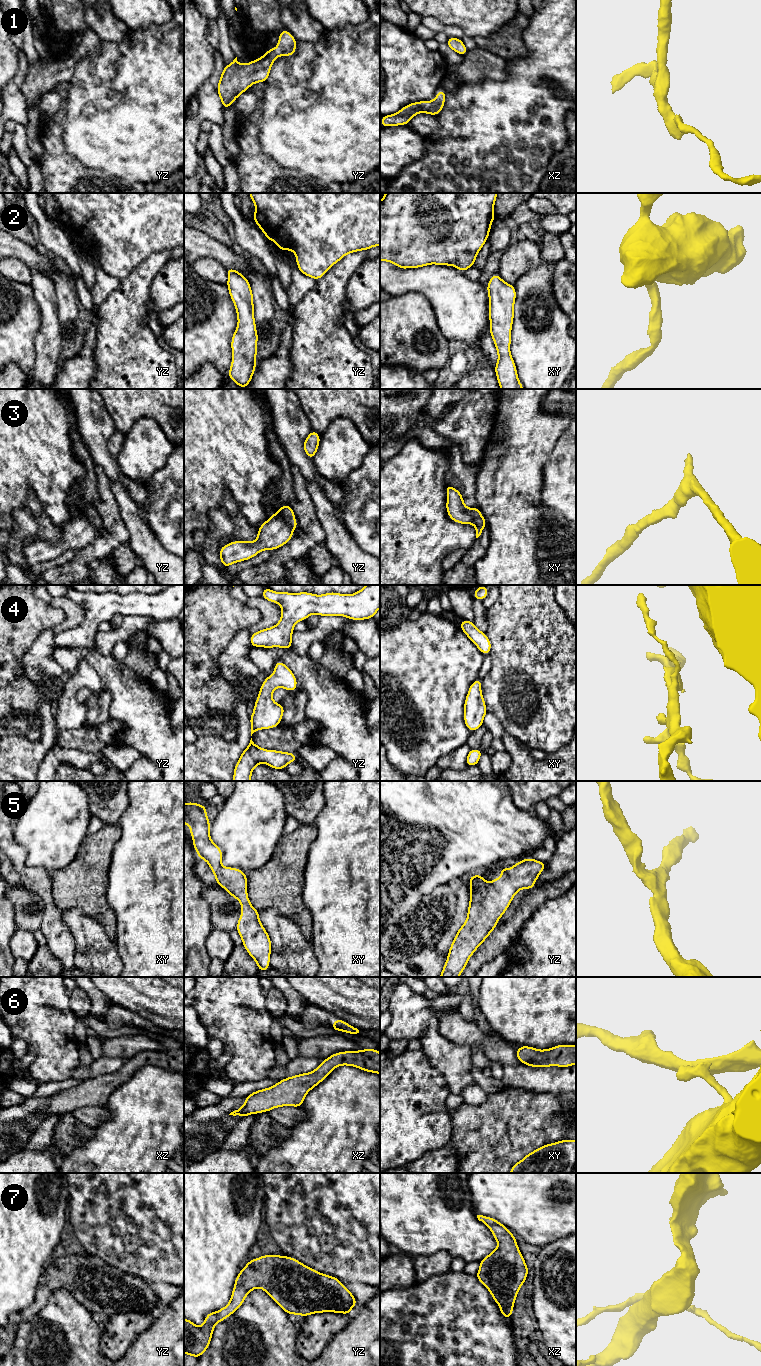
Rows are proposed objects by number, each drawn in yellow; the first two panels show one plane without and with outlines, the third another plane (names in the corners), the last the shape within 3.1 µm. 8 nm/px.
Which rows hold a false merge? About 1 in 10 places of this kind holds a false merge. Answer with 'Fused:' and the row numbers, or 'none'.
Fused: none

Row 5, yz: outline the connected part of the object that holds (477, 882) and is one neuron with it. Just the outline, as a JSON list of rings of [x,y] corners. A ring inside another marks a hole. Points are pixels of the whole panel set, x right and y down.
[[[526,858],[517,862],[509,870],[504,866],[499,871],[502,875],[493,879],[491,883],[480,874],[469,877],[470,902],[465,923],[460,927],[450,946],[446,963],[439,977],[459,977],[464,971],[469,958],[485,941],[490,933],[497,927],[498,920],[508,909],[512,899],[520,889],[532,889],[540,873],[546,868],[547,863],[539,862],[533,858]]]

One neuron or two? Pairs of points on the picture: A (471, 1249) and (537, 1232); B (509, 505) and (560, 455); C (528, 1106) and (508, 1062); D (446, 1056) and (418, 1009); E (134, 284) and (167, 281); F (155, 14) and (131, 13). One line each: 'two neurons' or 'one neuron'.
A: two neurons
B: two neurons
C: two neurons
D: one neuron
E: two neurons
F: one neuron

